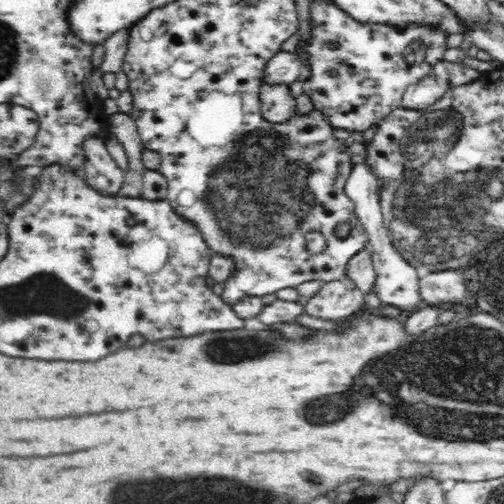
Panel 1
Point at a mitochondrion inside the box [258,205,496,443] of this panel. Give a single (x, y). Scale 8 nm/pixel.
(315, 413)

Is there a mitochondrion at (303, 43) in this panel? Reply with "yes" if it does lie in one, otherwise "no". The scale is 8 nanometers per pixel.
no

